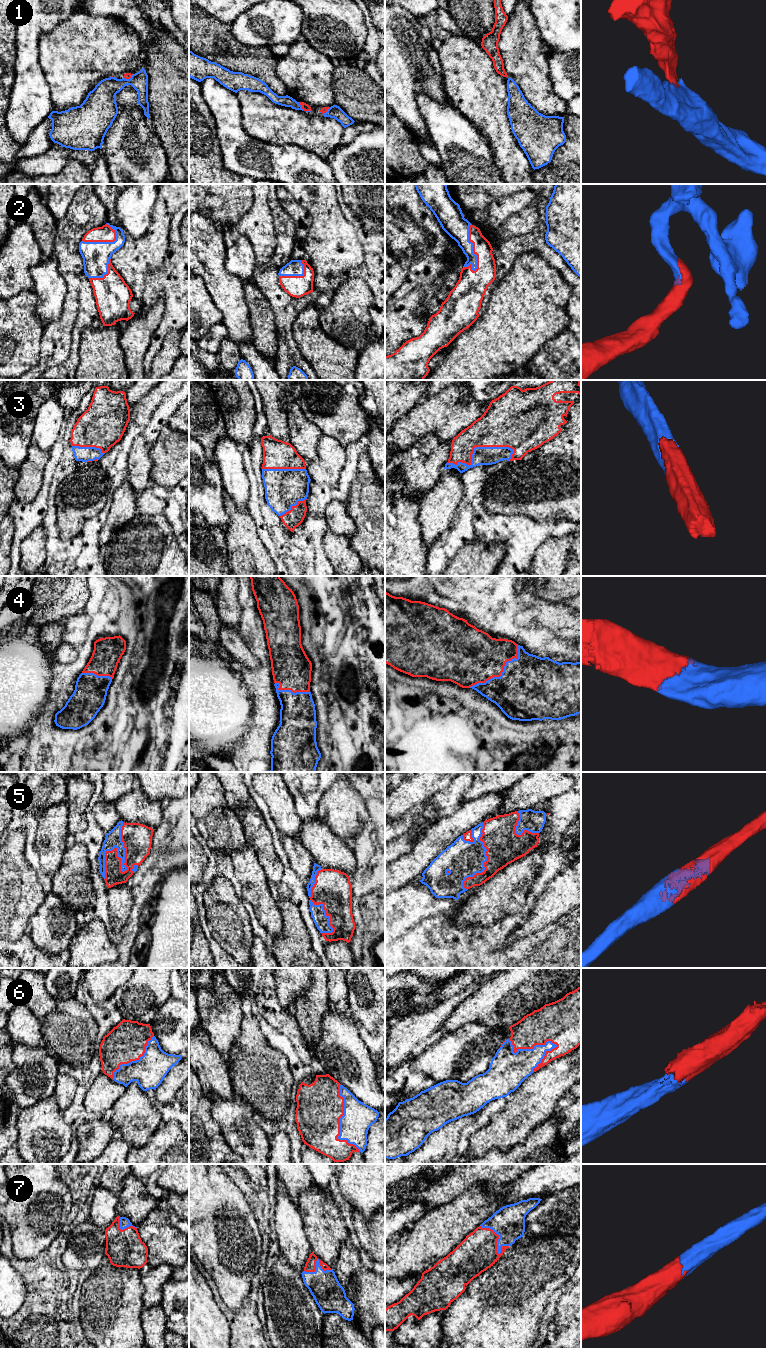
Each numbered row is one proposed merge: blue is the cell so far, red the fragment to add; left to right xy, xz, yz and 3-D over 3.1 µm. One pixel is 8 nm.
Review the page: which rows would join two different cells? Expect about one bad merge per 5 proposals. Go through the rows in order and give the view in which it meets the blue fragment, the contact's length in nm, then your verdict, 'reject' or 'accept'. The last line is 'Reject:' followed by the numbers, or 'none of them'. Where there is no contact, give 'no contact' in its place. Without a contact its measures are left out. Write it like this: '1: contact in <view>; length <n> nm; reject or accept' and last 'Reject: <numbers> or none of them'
1: contact in xz; length 80 nm; reject
2: contact in yz; length 380 nm; accept
3: contact in yz; length 550 nm; accept
4: contact in yz; length 500 nm; accept
5: contact in xy; length 480 nm; accept
6: contact in yz; length 400 nm; accept
7: contact in yz; length 280 nm; accept
Reject: 1

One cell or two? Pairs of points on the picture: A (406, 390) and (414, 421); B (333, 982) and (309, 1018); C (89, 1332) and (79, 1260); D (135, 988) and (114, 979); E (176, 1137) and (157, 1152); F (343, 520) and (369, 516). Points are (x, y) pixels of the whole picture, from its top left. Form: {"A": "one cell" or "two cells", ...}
{"A": "two cells", "B": "two cells", "C": "two cells", "D": "two cells", "E": "one cell", "F": "two cells"}

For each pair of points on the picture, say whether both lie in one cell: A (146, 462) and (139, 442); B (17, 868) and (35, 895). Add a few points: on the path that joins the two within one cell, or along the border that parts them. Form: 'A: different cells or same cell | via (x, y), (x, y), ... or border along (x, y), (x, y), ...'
A: same cell | via (141, 457), (139, 447)
B: same cell | via (20, 875), (28, 888)

